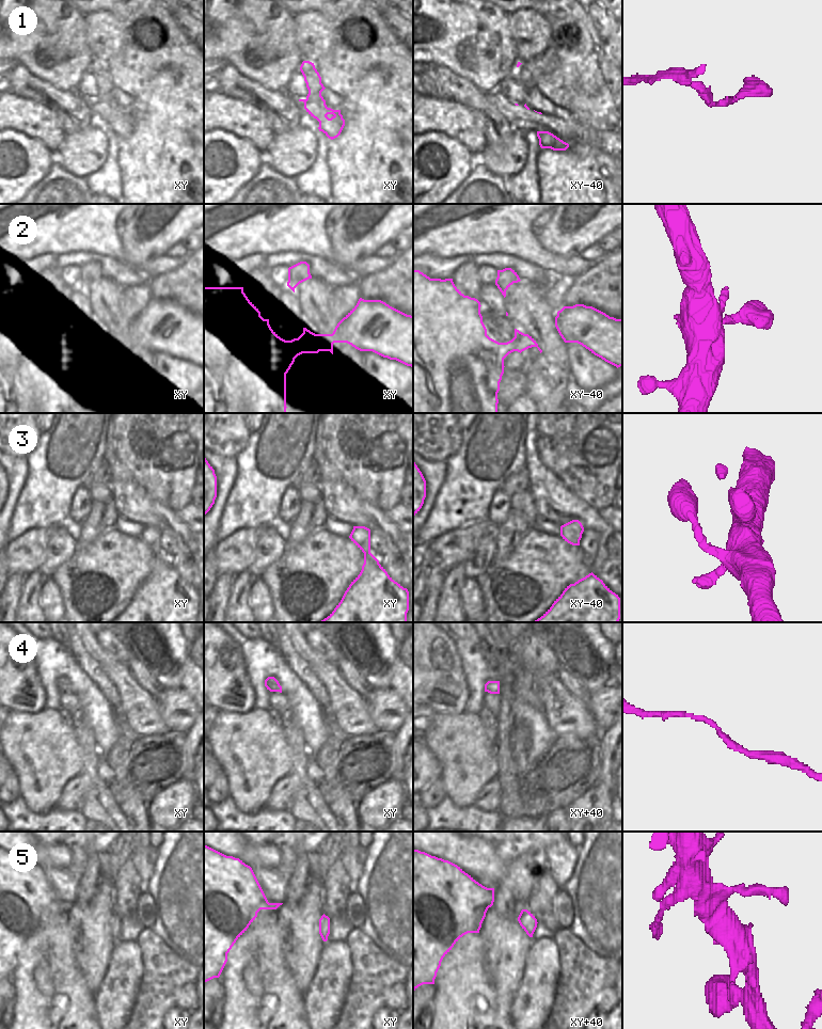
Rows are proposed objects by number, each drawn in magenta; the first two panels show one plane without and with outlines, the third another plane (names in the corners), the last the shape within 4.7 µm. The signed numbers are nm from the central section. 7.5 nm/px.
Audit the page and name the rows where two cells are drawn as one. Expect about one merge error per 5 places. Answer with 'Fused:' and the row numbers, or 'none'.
Fused: none

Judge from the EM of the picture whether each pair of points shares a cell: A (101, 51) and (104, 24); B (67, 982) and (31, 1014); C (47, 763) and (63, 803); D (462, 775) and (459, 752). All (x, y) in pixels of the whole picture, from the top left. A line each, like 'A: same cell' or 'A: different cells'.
A: same cell
B: same cell
C: different cells
D: same cell

